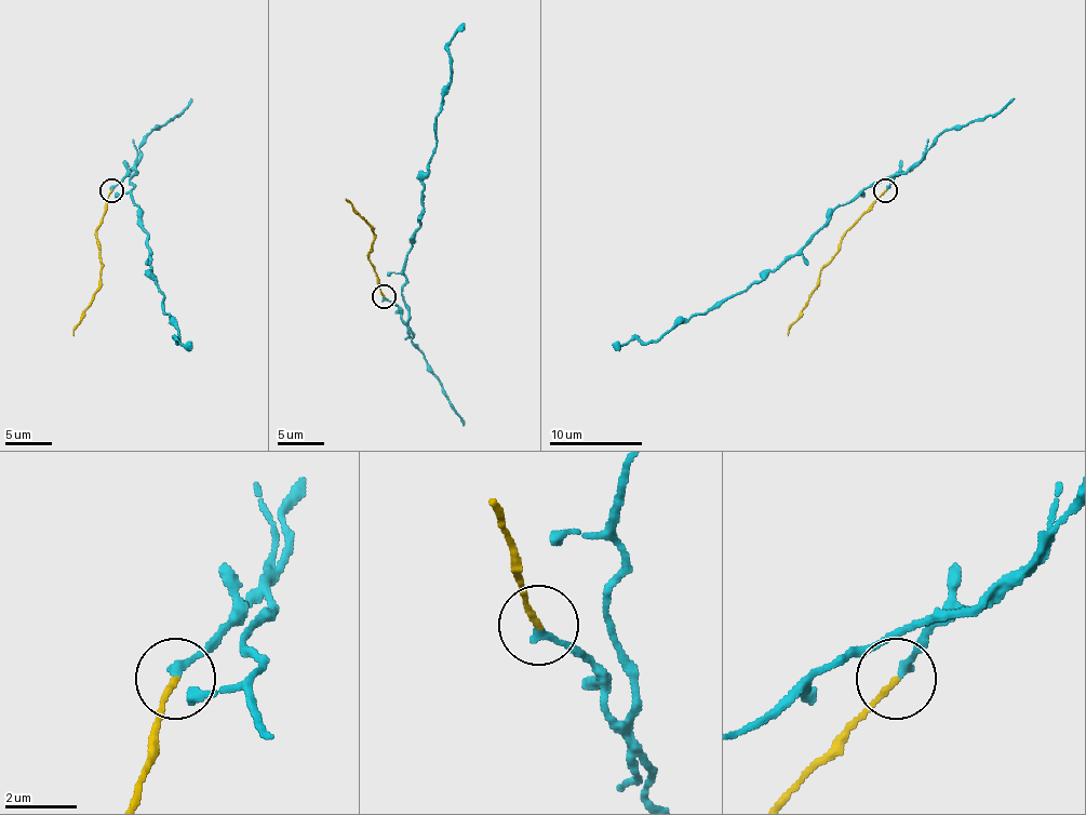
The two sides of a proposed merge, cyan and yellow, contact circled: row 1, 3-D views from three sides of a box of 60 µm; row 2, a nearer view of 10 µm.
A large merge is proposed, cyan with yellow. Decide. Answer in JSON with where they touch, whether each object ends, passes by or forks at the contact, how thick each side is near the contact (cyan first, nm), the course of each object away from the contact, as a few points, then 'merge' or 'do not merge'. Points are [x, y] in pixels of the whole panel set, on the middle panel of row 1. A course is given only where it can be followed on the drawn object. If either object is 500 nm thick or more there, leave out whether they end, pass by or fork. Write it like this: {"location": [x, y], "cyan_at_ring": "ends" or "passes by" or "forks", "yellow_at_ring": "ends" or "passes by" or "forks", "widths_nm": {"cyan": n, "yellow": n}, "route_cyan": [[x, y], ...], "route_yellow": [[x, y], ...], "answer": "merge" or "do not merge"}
{"location": [384, 296], "cyan_at_ring": "ends", "yellow_at_ring": "ends", "widths_nm": {"cyan": 240, "yellow": 160}, "route_cyan": [[385, 298], [403, 310], [403, 264], [419, 226], [436, 117], [450, 82], [447, 42], [464, 24]], "route_yellow": [[385, 296], [369, 256], [373, 228], [345, 198]], "answer": "do not merge"}

